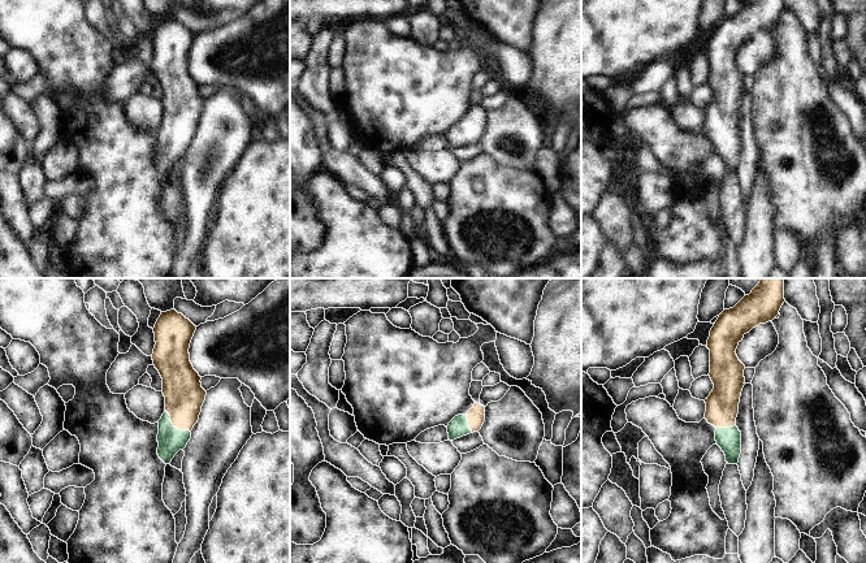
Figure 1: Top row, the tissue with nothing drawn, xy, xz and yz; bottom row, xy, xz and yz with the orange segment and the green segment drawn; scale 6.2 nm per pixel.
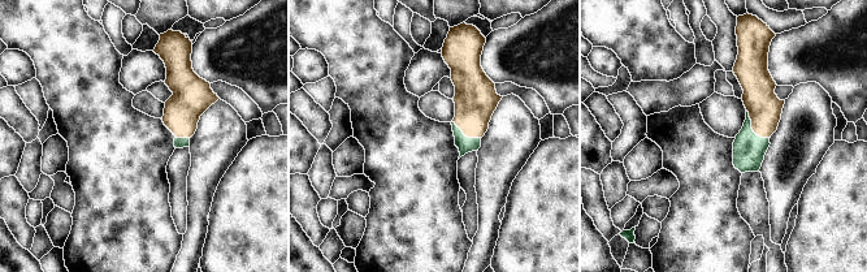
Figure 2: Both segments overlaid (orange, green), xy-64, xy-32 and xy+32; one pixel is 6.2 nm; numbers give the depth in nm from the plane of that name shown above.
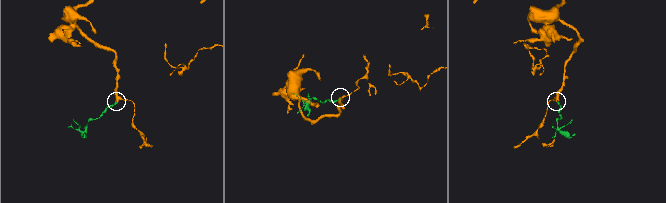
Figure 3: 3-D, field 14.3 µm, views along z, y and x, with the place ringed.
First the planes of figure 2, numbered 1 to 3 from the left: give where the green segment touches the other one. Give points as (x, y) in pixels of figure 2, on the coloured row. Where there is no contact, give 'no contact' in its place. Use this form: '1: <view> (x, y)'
1: xy-64 (182, 137)
2: xy-32 (465, 136)
3: xy+32 (751, 128)

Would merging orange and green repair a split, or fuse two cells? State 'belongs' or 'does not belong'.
belongs

